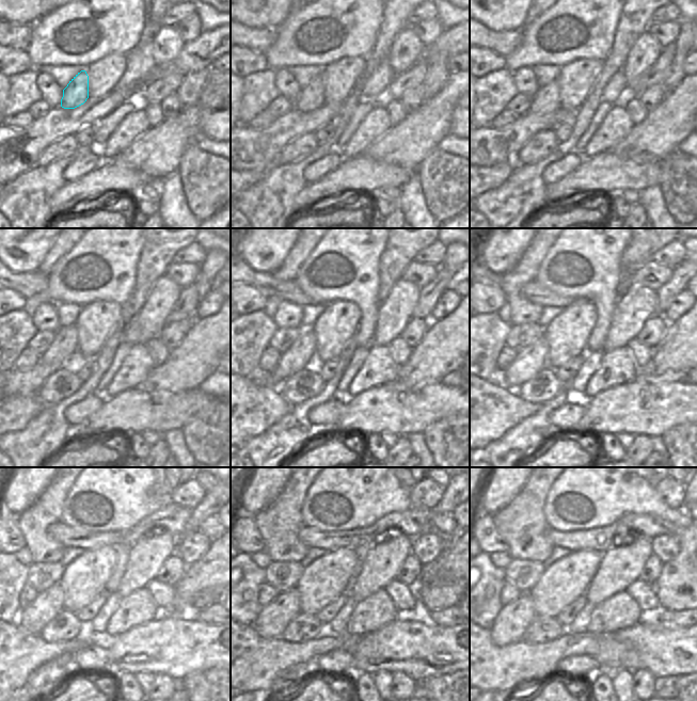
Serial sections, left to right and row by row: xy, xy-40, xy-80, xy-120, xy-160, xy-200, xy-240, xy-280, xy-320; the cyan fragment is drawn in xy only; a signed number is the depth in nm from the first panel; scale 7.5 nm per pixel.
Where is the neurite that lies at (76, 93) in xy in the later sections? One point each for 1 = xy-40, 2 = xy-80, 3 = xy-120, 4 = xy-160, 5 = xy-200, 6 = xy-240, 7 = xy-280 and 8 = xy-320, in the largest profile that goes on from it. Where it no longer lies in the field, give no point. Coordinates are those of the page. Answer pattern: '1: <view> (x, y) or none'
1: xy-40 (311, 97)
2: xy-80 (545, 99)
3: xy-120 (62, 351)
4: xy-160 (301, 353)
5: xy-200 (529, 361)
6: xy-240 (32, 619)
7: xy-280 (272, 619)
8: xy-320 (512, 620)

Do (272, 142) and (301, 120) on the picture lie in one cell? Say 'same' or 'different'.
same

